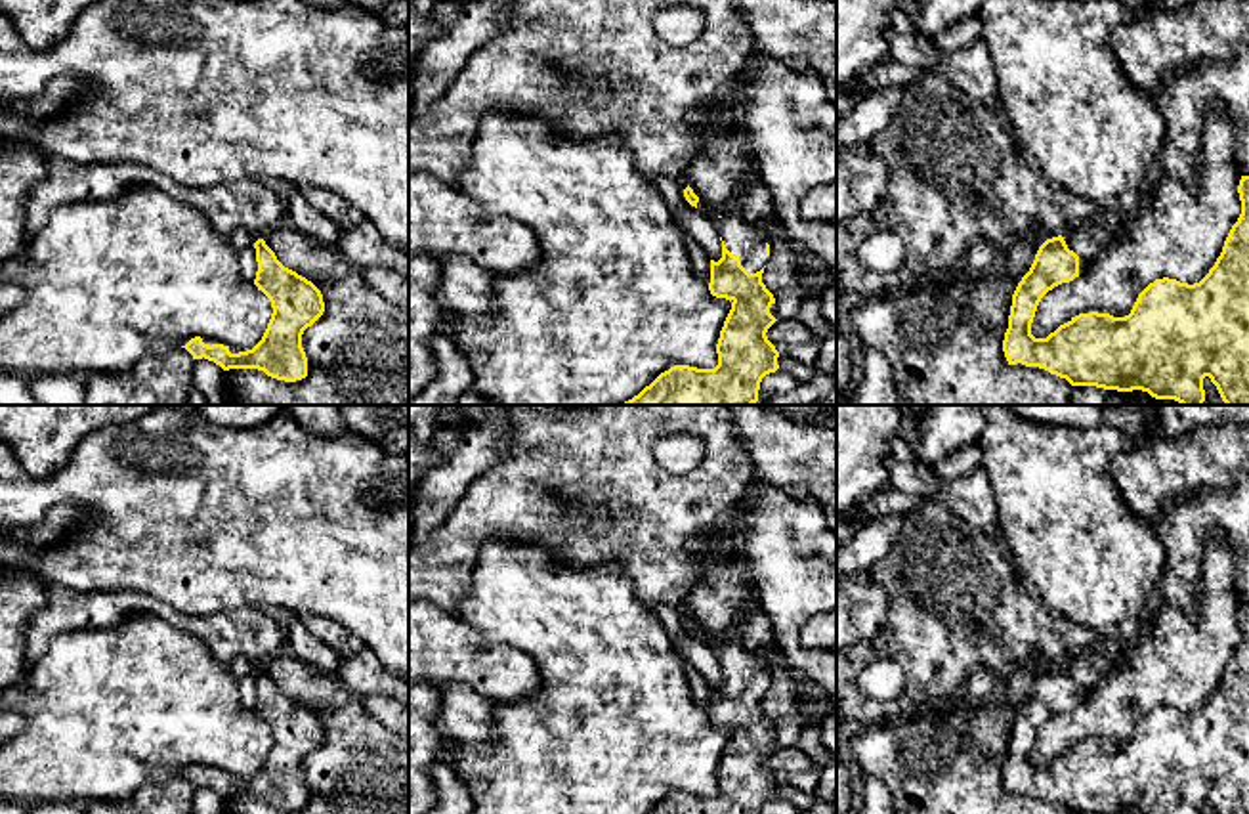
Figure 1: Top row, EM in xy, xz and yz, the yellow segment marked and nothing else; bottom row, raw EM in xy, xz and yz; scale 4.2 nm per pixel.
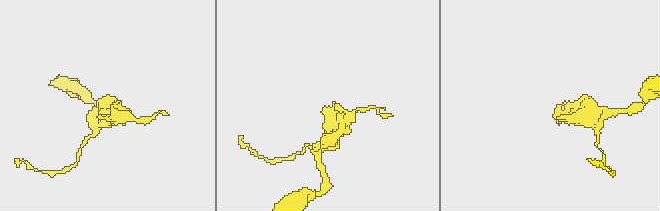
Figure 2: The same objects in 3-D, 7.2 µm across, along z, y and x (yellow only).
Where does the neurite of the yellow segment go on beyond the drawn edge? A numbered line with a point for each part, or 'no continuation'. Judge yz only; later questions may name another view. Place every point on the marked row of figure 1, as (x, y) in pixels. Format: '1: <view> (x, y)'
no continuation

